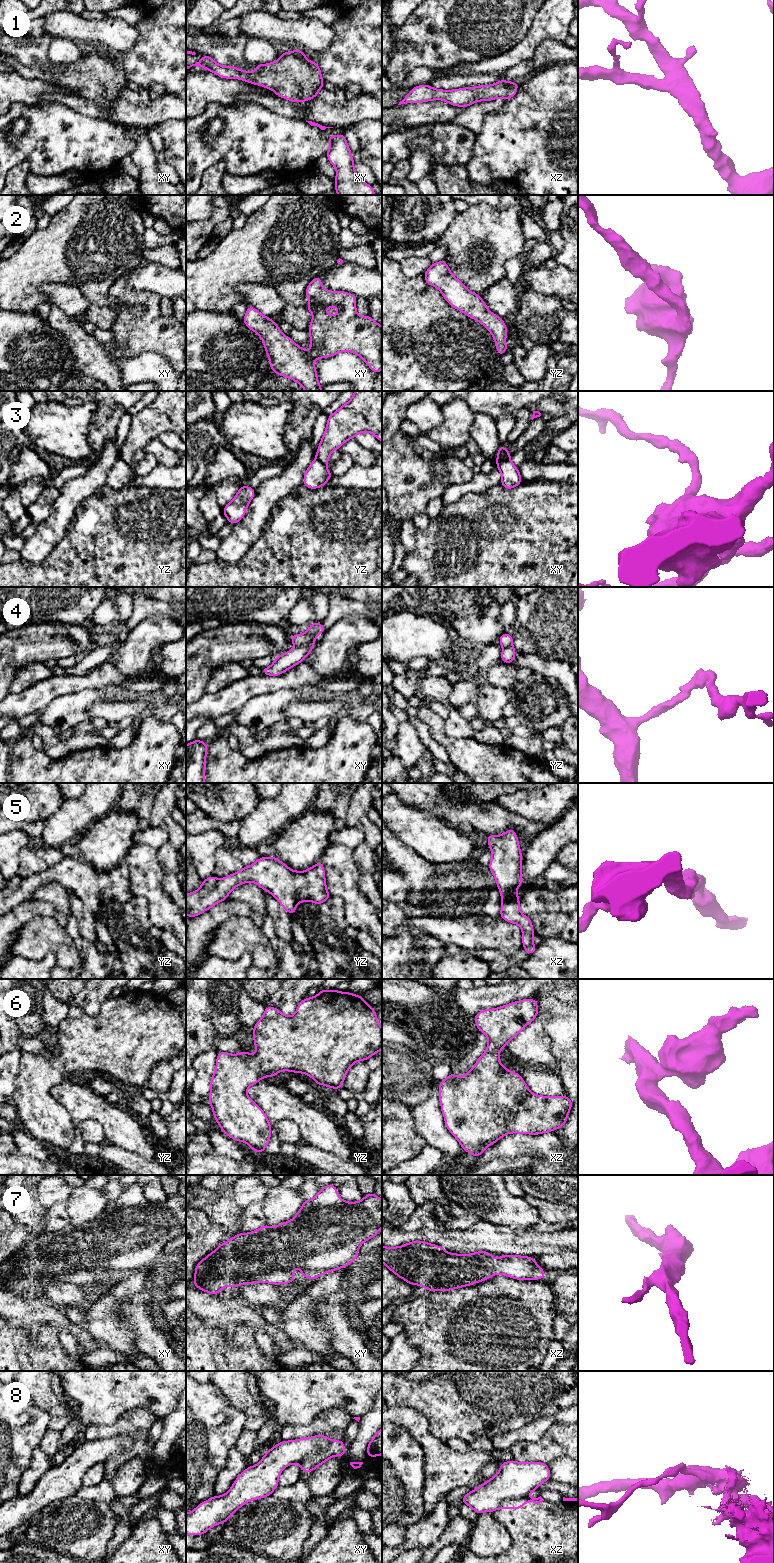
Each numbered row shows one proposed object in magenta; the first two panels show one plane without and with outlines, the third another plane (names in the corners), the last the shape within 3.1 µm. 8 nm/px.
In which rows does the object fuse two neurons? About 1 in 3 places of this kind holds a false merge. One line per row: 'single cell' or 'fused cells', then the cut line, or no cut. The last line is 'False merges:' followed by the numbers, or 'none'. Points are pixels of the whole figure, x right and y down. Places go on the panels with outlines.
1: single cell; no cut
2: single cell; no cut
3: fused cells; cut in xy along (509, 458), (499, 460), (496, 463)
4: fused cells; cut in xy along (312, 645), (295, 646)
5: single cell; no cut
6: single cell; no cut
7: single cell; no cut
8: fused cells; cut in xy along (331, 1441), (327, 1448), (311, 1451), (298, 1462)
False merges: 3, 4, 8

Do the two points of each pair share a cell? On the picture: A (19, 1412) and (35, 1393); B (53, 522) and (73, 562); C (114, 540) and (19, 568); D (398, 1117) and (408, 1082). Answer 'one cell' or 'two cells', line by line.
A: two cells
B: two cells
C: one cell
D: two cells

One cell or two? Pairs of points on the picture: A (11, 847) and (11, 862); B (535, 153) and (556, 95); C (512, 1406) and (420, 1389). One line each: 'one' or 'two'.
A: one
B: one
C: one

